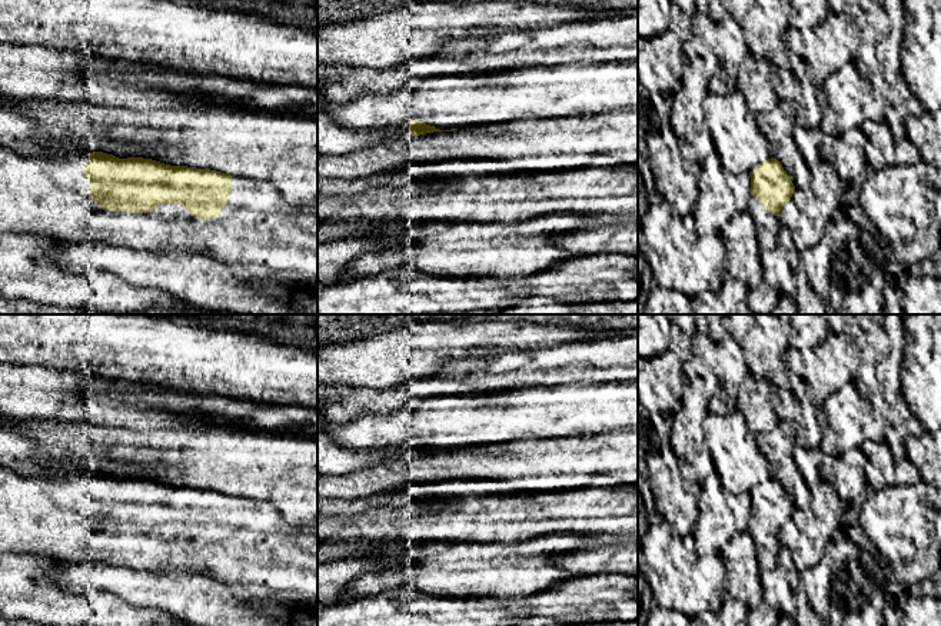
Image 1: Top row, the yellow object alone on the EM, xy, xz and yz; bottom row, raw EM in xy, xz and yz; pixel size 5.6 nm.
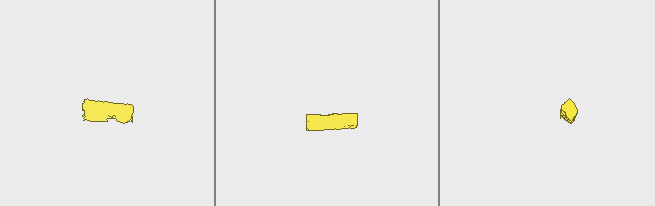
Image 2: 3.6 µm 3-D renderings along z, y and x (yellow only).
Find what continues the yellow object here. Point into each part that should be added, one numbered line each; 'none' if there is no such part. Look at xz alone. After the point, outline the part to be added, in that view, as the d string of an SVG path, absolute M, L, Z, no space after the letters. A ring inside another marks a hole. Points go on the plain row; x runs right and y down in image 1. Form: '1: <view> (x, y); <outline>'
1: xz (333, 460); M317 433L317 477L340 477L378 466L382 460L409 453L409 443L388 449L353 450Z

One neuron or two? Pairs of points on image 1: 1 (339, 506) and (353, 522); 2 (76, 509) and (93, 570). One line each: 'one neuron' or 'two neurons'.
1: two neurons
2: two neurons

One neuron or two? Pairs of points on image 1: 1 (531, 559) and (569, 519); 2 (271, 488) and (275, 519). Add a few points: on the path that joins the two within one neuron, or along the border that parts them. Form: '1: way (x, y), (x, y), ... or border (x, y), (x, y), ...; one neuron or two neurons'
1: border (577, 533), (547, 533), (524, 542); two neurons
2: border (278, 510), (281, 513); two neurons

